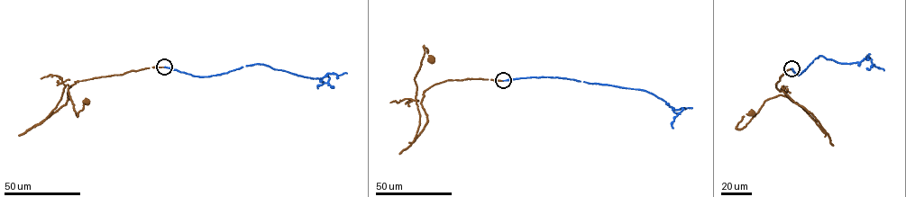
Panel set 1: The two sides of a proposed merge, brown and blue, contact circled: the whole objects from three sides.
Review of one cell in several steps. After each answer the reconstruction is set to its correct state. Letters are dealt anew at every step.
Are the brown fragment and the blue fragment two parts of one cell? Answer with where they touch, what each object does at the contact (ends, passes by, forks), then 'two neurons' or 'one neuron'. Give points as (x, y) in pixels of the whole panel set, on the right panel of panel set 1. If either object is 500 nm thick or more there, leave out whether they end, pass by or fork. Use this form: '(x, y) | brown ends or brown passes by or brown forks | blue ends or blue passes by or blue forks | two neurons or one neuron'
(791, 68) | brown ends | blue ends | one neuron

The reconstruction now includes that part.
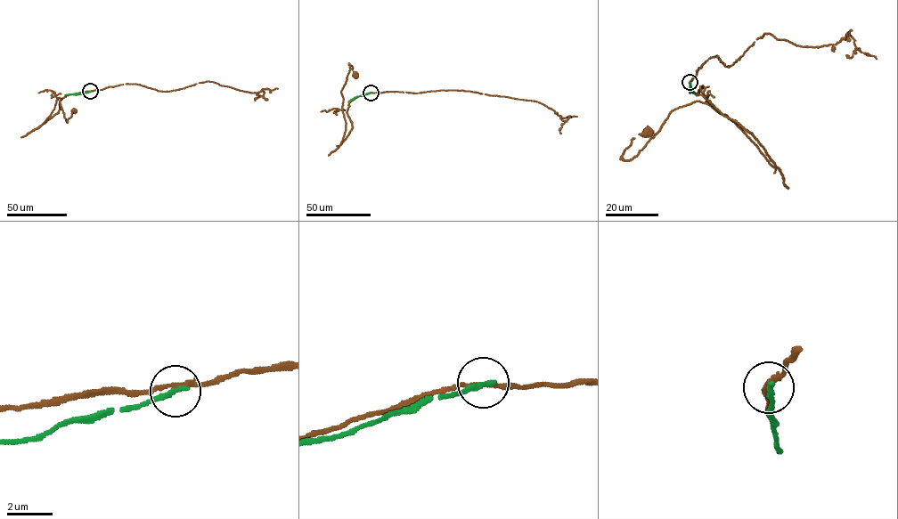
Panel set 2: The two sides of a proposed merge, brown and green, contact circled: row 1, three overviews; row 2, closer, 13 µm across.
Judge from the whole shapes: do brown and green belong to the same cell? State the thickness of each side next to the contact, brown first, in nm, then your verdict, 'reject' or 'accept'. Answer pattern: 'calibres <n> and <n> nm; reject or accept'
calibres 160 and 280 nm; reject

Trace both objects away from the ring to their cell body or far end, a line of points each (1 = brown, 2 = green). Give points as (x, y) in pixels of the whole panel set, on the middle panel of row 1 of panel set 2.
1: (371, 93), (349, 103), (346, 112), (353, 127), (340, 145), (346, 123), (341, 93), (348, 64), (355, 75)
2: (371, 93), (348, 101)

